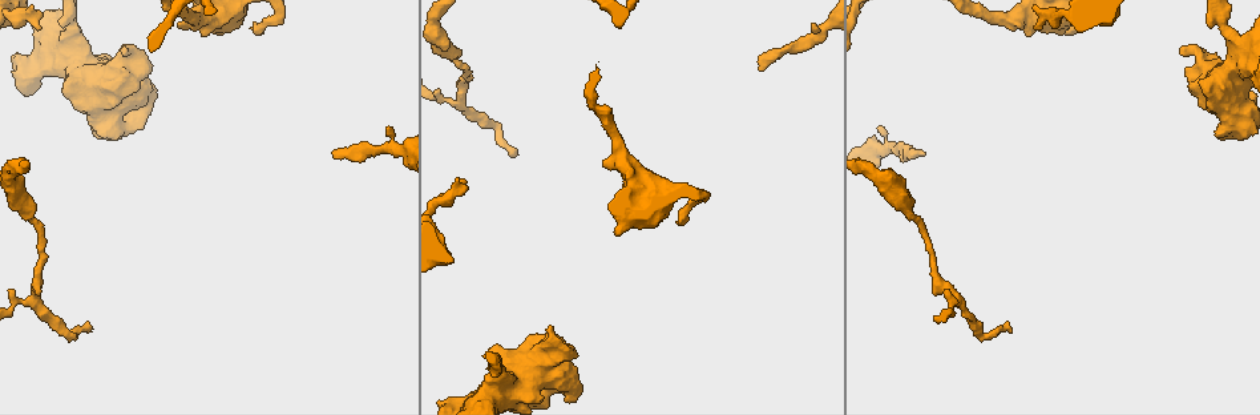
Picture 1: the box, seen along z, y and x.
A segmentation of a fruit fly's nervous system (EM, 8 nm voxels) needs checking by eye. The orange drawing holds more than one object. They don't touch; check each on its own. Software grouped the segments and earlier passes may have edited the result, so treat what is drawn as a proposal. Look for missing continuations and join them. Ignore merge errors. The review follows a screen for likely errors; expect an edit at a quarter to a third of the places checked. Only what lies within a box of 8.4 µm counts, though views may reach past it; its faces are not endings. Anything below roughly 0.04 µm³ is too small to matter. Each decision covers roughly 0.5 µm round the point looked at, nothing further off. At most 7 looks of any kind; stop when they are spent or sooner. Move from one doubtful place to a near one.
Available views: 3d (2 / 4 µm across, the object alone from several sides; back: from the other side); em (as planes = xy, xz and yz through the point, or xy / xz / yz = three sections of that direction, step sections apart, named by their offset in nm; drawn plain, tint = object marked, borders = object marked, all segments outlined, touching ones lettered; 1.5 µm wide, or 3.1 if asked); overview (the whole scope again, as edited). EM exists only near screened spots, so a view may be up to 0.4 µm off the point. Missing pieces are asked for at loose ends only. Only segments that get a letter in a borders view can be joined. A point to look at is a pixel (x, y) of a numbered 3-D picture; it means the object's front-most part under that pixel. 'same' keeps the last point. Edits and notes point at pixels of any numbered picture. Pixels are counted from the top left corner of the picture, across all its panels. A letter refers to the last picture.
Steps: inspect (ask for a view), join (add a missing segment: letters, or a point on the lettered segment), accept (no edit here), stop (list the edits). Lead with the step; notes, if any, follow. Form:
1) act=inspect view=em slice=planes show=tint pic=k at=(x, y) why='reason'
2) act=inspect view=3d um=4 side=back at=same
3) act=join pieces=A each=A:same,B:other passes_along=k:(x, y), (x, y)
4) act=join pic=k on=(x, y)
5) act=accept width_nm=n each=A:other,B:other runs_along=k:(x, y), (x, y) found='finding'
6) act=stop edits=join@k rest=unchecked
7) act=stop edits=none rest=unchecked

act=inspect view=em slice=yz step=8 show=borders pic=1 at=(551, 327) why='free end'

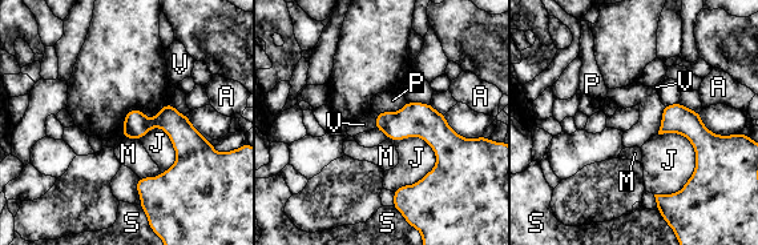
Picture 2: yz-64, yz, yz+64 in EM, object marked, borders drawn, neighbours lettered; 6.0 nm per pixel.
act=inspect view=em slice=planes show=borders at=same why='another direction'

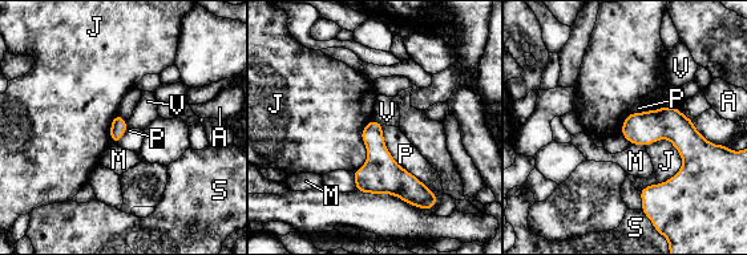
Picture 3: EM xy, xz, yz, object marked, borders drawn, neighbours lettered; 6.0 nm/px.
act=accept each=A:other,J:other,M:other,P:other,S:other,V:other border=3:(374, 118), (382, 125) found='none of them fits'

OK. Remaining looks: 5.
act=inspect view=em slice=planes show=borders pic=1 at=(1038, 27) why='long arm stops here'

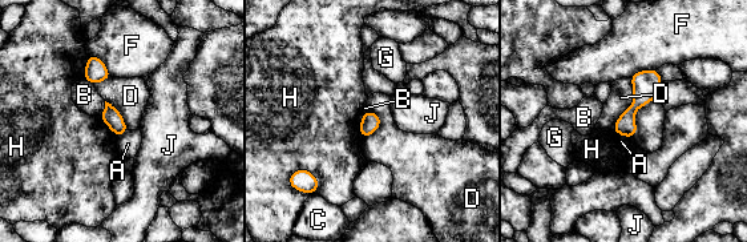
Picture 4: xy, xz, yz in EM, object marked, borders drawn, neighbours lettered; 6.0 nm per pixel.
act=accept longest_contact=D:340nm each=A:other,B:other,C:other,D:other,F:other,G:other,H:other,J:other border=4:(630, 79), (632, 104), (612, 129) found='none of them fits'

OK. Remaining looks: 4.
act=inspect view=3d um=4 pic=1 at=(260, 30) why='an open end'

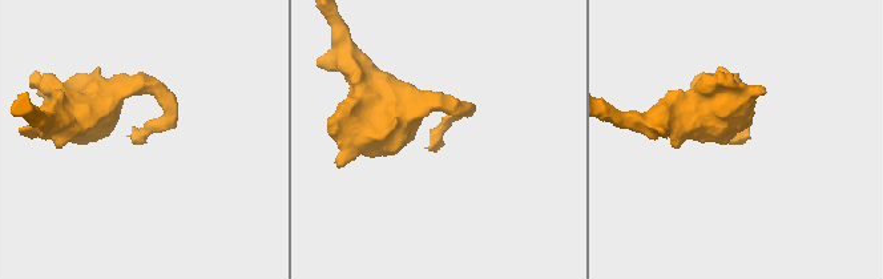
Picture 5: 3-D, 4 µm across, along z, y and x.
act=inspect view=em slice=xy step=4 show=borders pic=5 at=(439, 149) why='need the tissue'

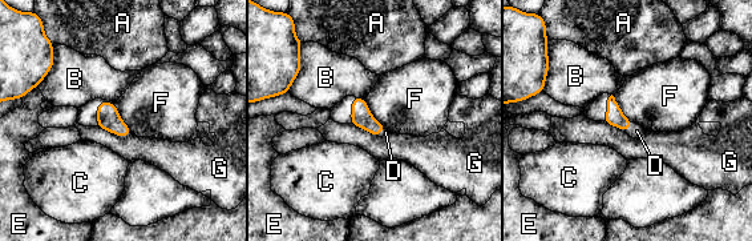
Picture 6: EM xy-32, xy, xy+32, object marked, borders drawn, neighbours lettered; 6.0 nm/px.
act=join pieces=D each=A:other,B:other,C:other,D:same,E:other,F:other,G:other passes_along=6:(614, 116), (630, 127), (637, 131) found='it goes on there'

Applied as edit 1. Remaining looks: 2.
act=stop edits=join@6 rest=unchecked

